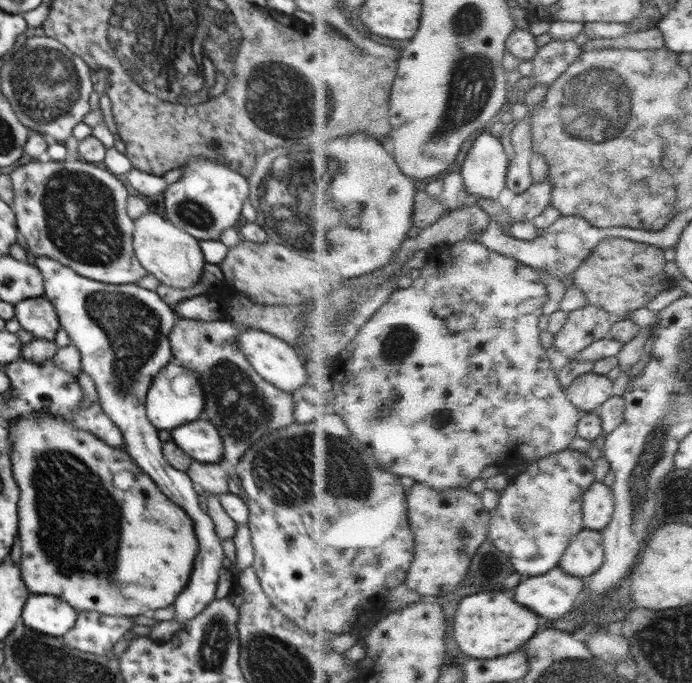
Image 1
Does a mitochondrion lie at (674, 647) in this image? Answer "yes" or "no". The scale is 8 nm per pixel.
yes

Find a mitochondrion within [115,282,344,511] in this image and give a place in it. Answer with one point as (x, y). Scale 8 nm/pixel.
(242, 411)

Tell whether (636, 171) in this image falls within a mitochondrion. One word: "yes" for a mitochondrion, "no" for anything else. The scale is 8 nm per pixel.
no

